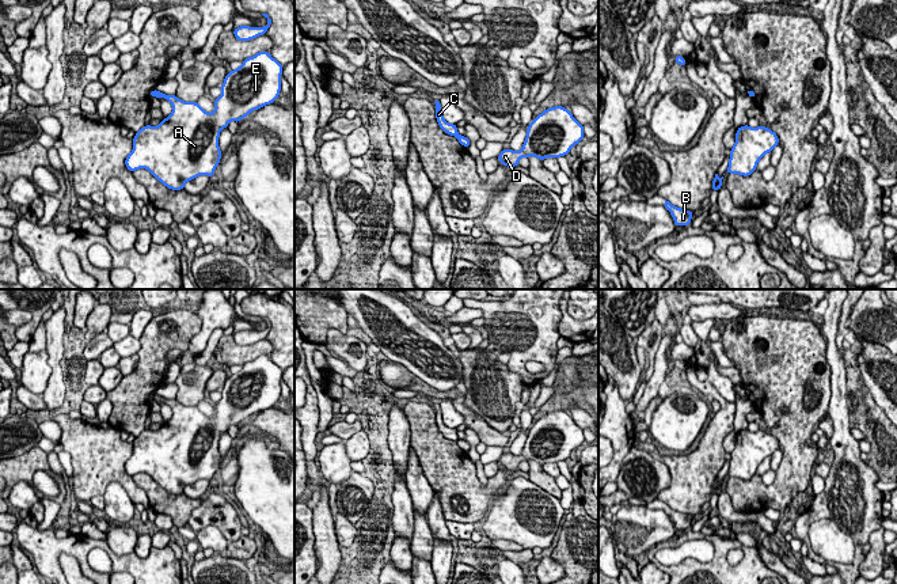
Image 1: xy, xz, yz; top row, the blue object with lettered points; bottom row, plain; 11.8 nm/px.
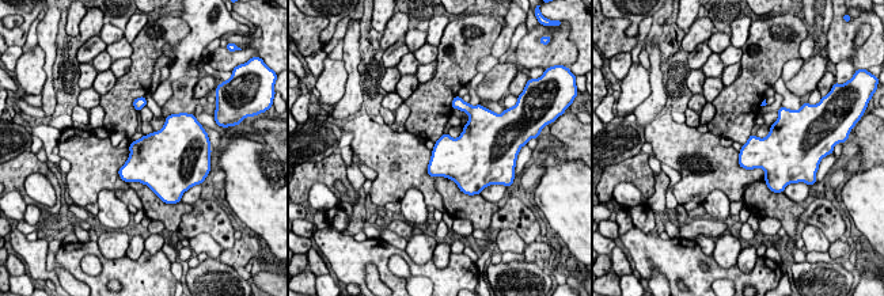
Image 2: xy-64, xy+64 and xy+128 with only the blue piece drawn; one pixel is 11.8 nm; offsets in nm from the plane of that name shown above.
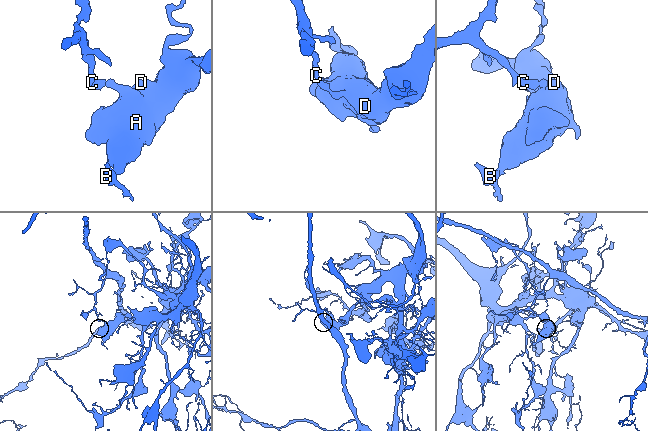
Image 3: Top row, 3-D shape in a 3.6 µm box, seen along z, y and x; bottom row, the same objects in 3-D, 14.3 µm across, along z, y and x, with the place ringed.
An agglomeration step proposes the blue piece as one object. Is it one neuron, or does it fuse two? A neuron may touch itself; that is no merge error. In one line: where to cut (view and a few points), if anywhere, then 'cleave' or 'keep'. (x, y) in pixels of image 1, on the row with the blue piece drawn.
xy (152, 90), (154, 95) | cleave

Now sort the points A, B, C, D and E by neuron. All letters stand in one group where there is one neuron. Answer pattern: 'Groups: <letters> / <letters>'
Groups: A B D E / C

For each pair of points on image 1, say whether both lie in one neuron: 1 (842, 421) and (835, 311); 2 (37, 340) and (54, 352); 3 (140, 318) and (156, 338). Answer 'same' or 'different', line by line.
1: same
2: different
3: different

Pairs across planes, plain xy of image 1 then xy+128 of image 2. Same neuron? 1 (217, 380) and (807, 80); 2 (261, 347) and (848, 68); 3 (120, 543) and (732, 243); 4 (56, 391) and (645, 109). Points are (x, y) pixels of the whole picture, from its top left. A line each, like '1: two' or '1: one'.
1: two
2: two
3: one
4: one

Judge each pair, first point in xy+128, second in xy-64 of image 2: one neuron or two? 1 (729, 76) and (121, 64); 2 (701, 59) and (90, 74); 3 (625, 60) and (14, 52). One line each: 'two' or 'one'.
1: one
2: two
3: one

